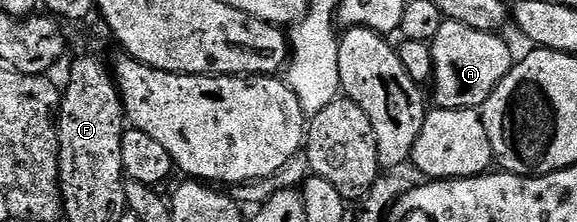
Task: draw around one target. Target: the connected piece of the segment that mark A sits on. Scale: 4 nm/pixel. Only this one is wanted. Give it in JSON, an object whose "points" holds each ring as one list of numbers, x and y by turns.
{"points":[[442,19,439,34,435,34,429,44,433,59,432,103,439,108,484,108,495,86,503,82,515,63,515,55,503,37,496,32,471,30,471,26,463,26,463,22]]}

